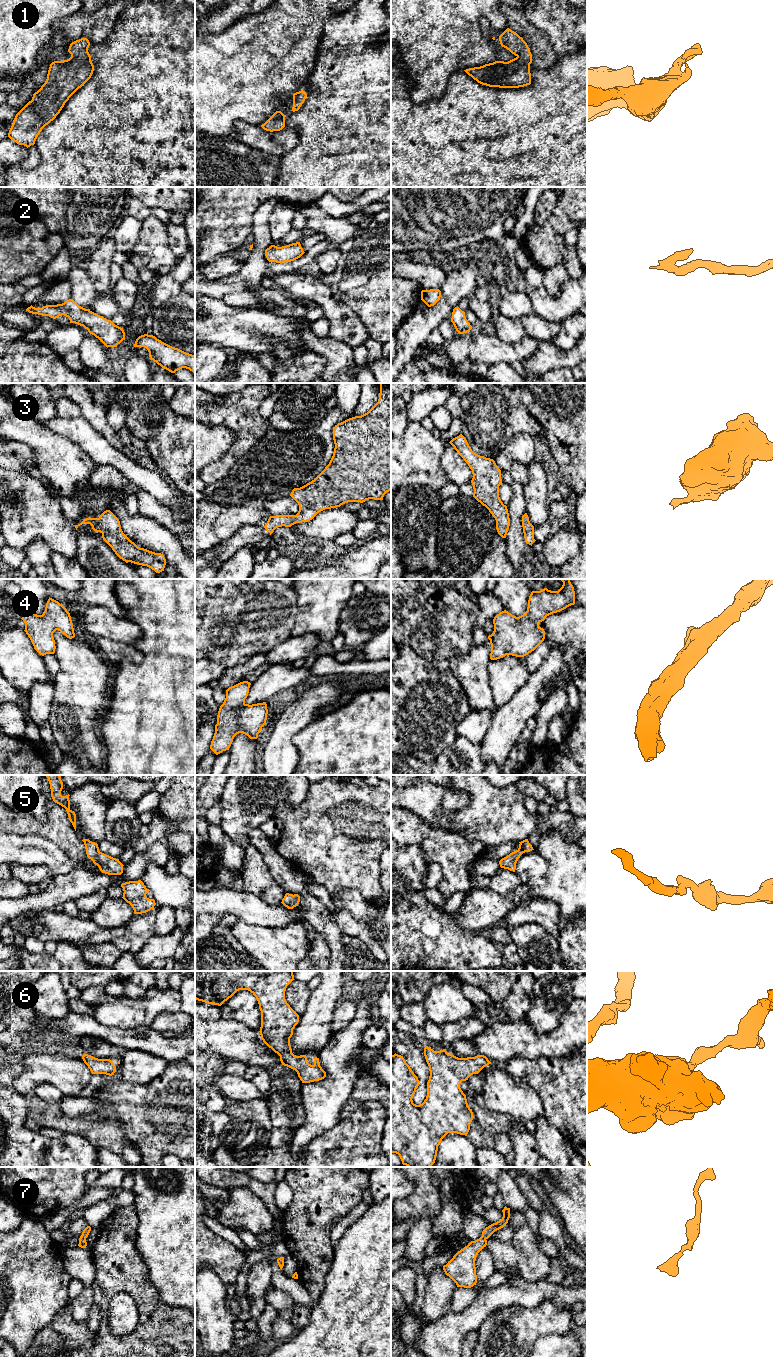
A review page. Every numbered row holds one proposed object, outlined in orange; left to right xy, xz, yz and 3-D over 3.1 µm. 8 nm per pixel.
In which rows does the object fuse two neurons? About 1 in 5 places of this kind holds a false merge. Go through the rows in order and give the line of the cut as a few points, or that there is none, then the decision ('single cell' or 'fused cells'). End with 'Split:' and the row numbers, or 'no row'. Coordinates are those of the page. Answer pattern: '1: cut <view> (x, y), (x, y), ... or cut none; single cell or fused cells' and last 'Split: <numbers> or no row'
1: cut none; single cell
2: cut none; single cell
3: cut none; single cell
4: cut none; single cell
5: cut none; single cell
6: cut none; single cell
7: cut none; single cell
Split: no row

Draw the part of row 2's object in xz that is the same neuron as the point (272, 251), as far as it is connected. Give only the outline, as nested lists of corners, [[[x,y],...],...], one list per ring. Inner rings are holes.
[[[300,242],[292,243],[286,246],[277,247],[271,245],[265,250],[265,256],[269,262],[285,263],[300,258],[305,252]]]

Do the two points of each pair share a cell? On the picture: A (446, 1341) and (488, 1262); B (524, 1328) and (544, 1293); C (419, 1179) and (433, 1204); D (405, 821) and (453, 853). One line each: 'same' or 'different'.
A: different
B: different
C: same
D: same

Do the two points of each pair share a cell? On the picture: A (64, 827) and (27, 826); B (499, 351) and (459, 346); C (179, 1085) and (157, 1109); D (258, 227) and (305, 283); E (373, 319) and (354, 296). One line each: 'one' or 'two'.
A: one
B: one
C: one
D: two
E: one

